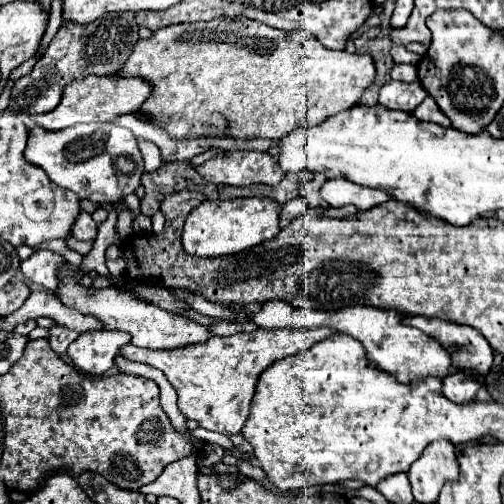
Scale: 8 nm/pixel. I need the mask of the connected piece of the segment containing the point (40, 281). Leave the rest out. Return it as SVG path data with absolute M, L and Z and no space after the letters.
M37 251L29 259L21 261L23 279L35 287L43 287L47 291L57 289L57 269L63 263L63 257L53 251Z

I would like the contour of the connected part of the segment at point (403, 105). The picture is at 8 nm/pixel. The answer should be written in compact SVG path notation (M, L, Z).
M389 81L379 91L379 105L391 111L413 111L425 97L427 97L427 91L419 81L415 83Z

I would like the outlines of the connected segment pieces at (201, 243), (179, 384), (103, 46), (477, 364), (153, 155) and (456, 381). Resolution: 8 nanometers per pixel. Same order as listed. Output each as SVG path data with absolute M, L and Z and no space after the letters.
M247 197L233 201L203 201L197 205L183 229L183 247L189 255L197 257L225 257L237 255L263 243L267 237L279 233L279 209L281 205L265 197Z
M277 329L277 331L251 331L251 333L235 333L229 337L209 337L205 343L181 347L181 349L141 349L135 345L125 345L121 355L129 361L147 363L165 373L173 389L179 397L179 409L187 419L195 419L201 427L209 431L219 431L225 435L239 433L247 415L249 403L255 393L255 383L259 375L275 361L305 351L313 343L331 337L331 329Z
M133 11L109 13L87 25L63 21L45 55L35 63L31 73L21 77L13 85L9 109L17 113L19 109L25 109L25 113L29 115L43 115L45 111L53 111L53 107L57 107L57 103L61 101L67 83L75 79L85 79L89 75L115 75L117 71L121 71L137 41L139 27Z
M405 317L405 323L429 331L429 335L437 335L437 339L449 347L449 355L453 355L453 363L457 363L457 367L477 371L477 375L483 377L487 375L493 363L493 349L477 329L425 317Z
M139 139L139 149L141 149L141 155L143 155L143 161L145 161L145 171L151 173L151 171L157 171L161 165L163 165L163 159L161 159L161 151L155 143L151 141L145 141L145 139Z
M453 373L443 379L443 395L453 403L473 401L479 389L481 383L477 383L477 379L473 379L467 373Z

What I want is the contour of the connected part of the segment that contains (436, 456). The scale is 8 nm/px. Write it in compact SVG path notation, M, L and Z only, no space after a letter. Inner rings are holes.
M449 441L431 443L423 451L423 455L411 465L407 475L413 487L415 501L435 503L441 487L447 481L455 481L459 477L457 447Z

